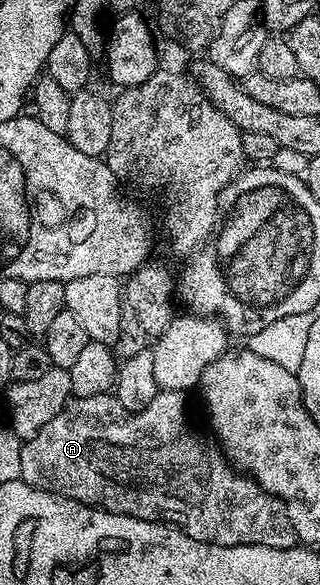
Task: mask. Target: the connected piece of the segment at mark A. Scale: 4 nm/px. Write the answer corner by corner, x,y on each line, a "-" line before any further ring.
158,390
155,398
151,398
151,402
147,406
143,406
143,410
138,412
129,412
122,404
116,403
112,395
92,396
91,398
78,396
70,399
65,409
59,414
55,414
55,418
51,418
51,422
47,422
47,426
43,426
43,430
39,430
39,434
35,434
35,438
22,443
21,457
19,458
20,479
26,480
27,483
39,490
47,490
57,496
66,496
72,500
78,500
81,504
100,505
106,512
114,512
120,516
130,516
140,520
156,520
162,524
180,528
181,531
199,542
218,544
219,546
298,547
299,541
295,534
295,526
291,526
291,518
287,518
287,510
281,499
278,496
272,496
269,492
264,492
251,477
246,476
244,472
237,471
226,460
224,452
216,443
210,442
208,444
207,441
197,437
196,430
189,428
189,420
185,417
185,399
187,399
186,393

